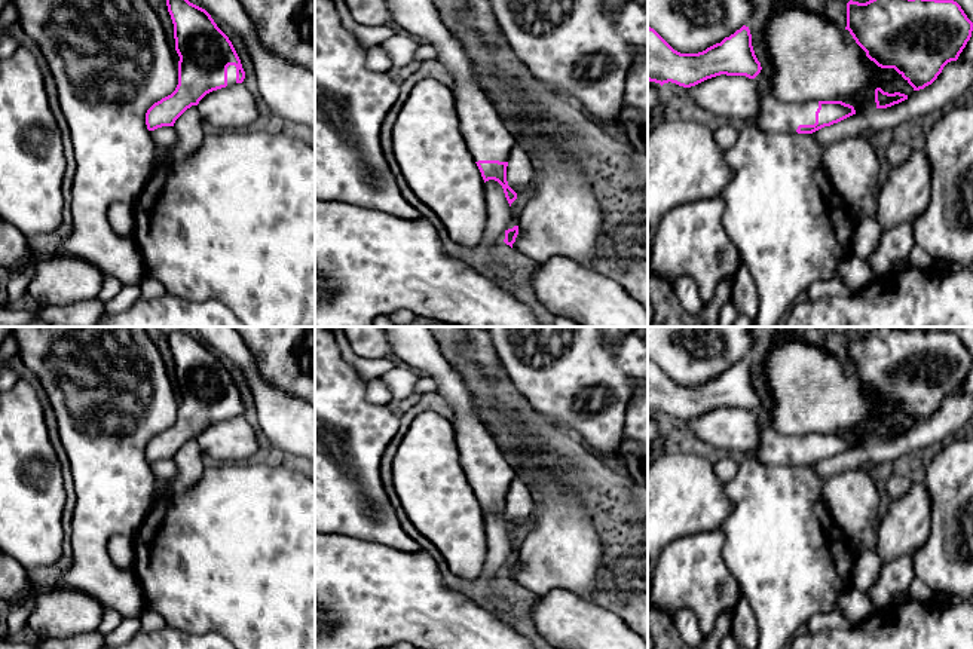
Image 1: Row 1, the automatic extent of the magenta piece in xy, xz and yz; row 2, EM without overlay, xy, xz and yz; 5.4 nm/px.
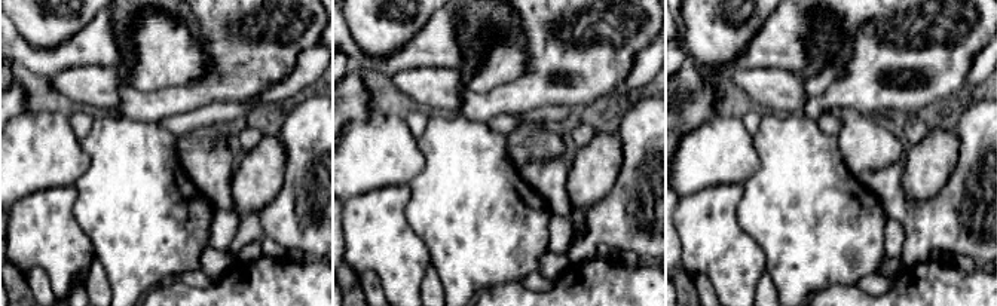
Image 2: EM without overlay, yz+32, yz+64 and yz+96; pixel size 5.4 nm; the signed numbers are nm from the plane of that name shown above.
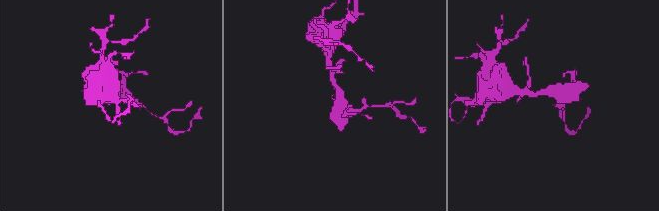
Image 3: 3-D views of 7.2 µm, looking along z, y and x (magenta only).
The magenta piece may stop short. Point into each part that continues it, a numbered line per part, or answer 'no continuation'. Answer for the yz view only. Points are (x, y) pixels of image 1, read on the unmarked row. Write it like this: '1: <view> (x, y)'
1: yz (774, 449)

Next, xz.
1: xz (489, 471)

